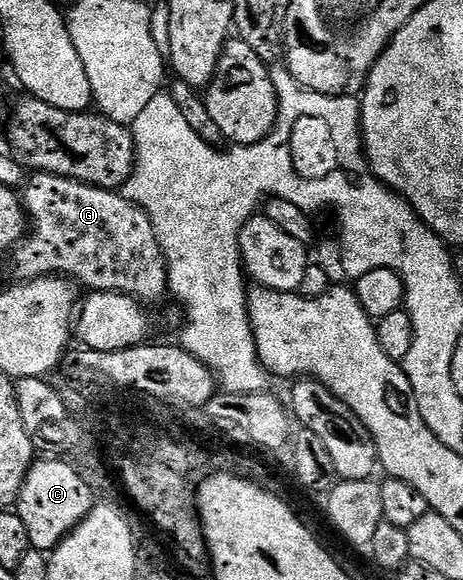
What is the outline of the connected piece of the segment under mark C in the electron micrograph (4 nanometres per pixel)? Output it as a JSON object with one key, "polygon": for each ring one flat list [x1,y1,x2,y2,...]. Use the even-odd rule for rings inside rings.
{"polygon":[[35,461,26,474,16,503,16,512,28,528,31,547,43,552,53,552,89,516,96,505,95,491,86,485,70,462,59,461]]}

